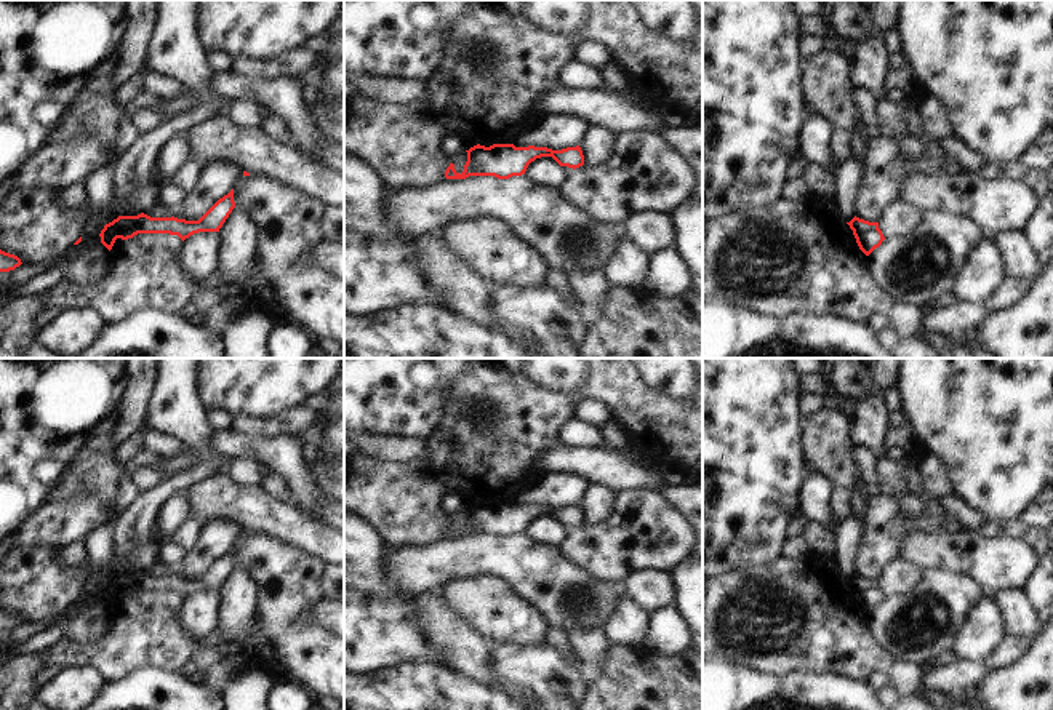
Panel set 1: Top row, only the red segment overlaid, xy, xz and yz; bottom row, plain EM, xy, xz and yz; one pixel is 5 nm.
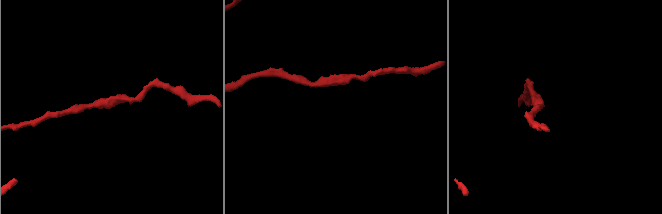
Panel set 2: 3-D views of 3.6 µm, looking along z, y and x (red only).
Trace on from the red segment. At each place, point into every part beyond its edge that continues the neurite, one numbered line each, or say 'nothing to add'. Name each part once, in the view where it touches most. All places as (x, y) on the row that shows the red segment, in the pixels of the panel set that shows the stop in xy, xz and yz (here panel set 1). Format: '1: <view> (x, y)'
nothing to add

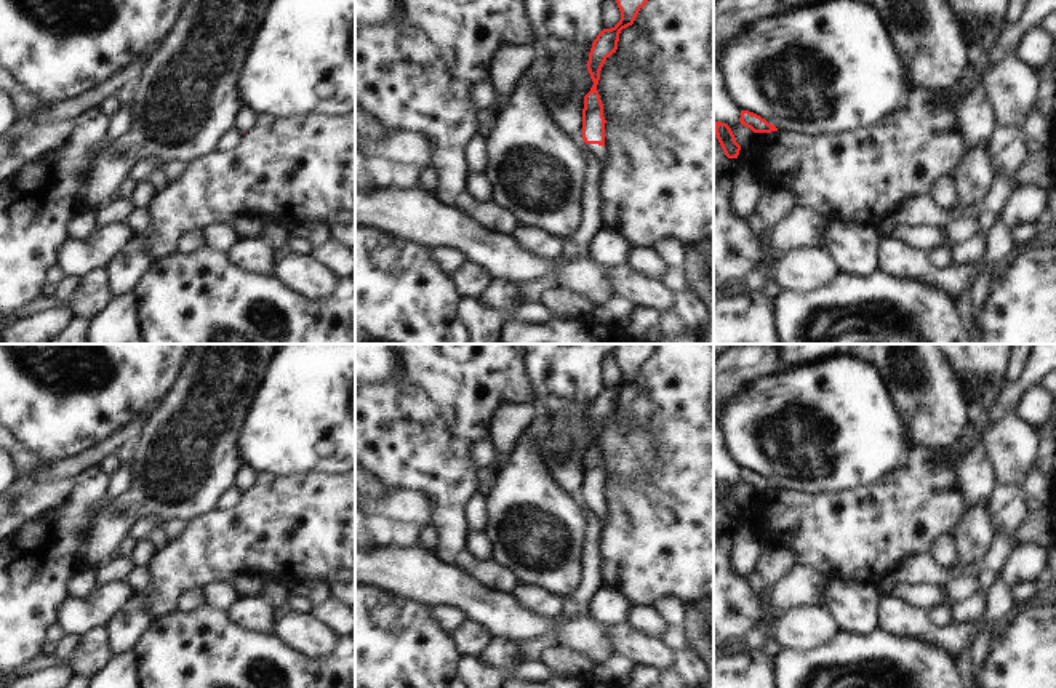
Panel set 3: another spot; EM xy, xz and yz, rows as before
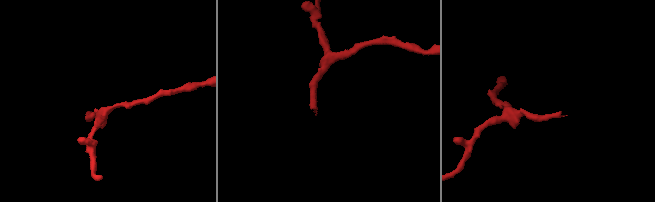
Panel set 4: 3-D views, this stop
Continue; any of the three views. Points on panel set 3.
1: xz (597, 151)

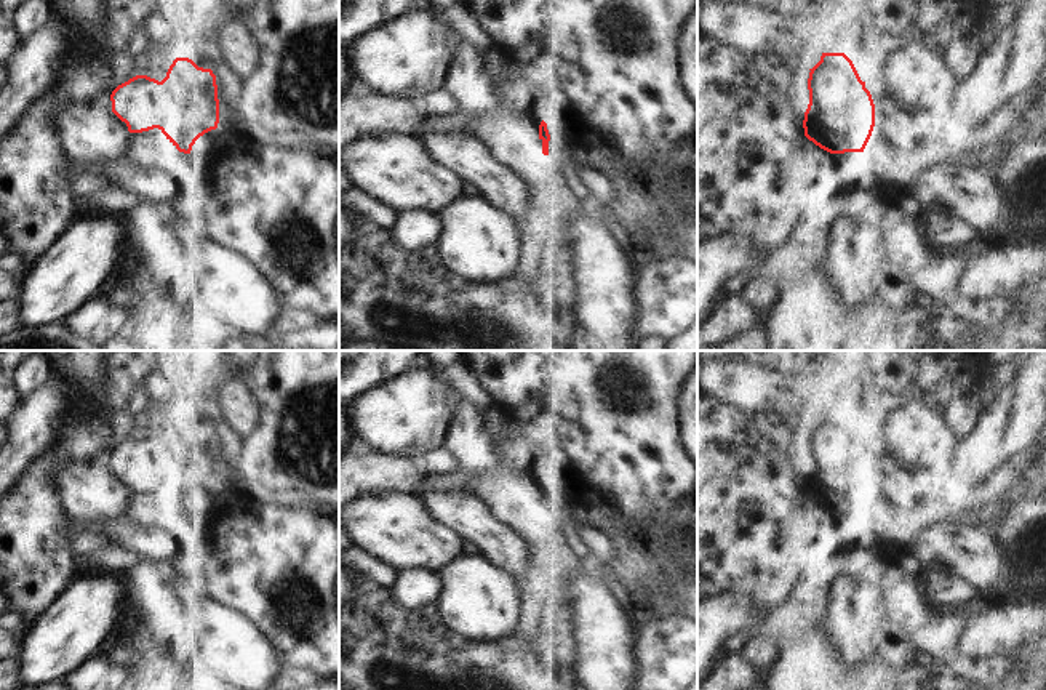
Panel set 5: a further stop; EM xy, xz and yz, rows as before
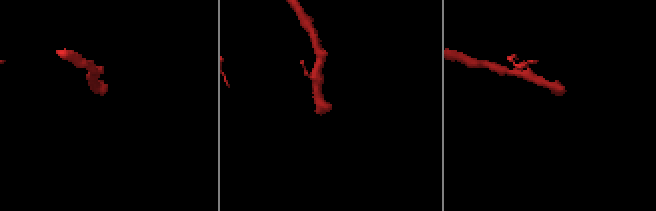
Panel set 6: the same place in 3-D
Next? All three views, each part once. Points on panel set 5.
1: yz (898, 133)

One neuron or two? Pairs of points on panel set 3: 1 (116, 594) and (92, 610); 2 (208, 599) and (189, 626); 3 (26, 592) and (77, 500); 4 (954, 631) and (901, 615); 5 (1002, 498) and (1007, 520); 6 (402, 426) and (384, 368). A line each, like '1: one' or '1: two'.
1: one
2: two
3: one
4: one
5: one
6: two

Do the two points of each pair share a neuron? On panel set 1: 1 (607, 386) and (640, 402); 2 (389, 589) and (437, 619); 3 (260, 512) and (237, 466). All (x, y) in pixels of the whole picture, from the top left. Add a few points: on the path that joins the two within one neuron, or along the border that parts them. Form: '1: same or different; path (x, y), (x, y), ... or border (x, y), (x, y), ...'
1: same; path (615, 386), (632, 402)
2: same; path (400, 594), (420, 602), (426, 608)
3: different; border (224, 470), (244, 485), (260, 485)

